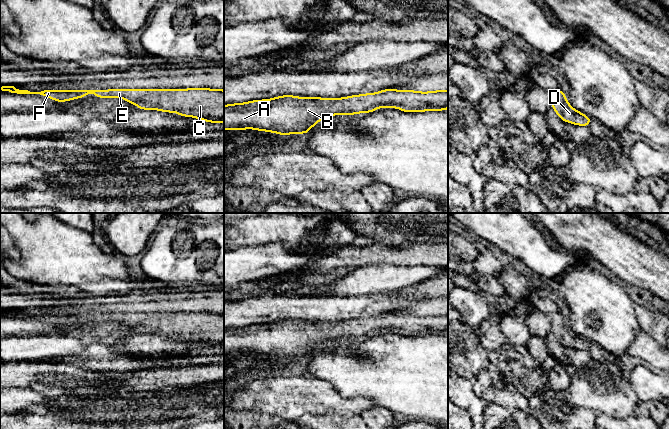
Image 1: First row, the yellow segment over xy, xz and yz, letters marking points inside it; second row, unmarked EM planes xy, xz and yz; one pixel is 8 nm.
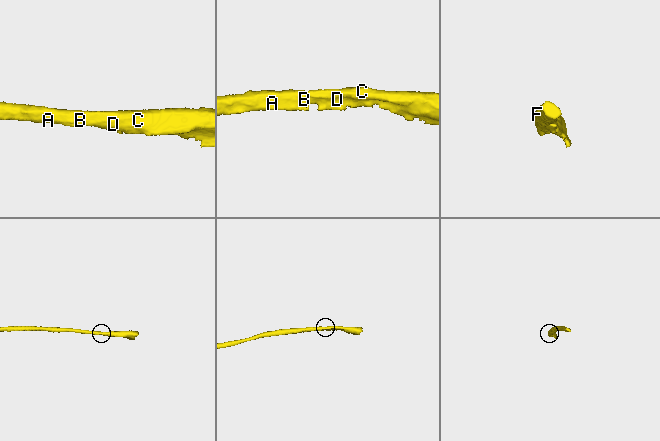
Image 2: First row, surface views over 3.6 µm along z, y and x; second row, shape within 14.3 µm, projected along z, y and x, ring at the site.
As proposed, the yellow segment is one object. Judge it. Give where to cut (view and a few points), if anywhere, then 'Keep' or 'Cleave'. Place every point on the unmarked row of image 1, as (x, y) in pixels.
No split. Keep

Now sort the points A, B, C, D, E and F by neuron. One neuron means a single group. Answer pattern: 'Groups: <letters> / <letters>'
Groups: A B C D E F

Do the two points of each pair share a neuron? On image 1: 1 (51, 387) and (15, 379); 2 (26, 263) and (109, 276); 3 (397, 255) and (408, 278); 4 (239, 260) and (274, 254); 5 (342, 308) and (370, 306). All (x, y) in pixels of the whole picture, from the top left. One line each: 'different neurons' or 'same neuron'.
1: same neuron
2: same neuron
3: different neurons
4: same neuron
5: same neuron

